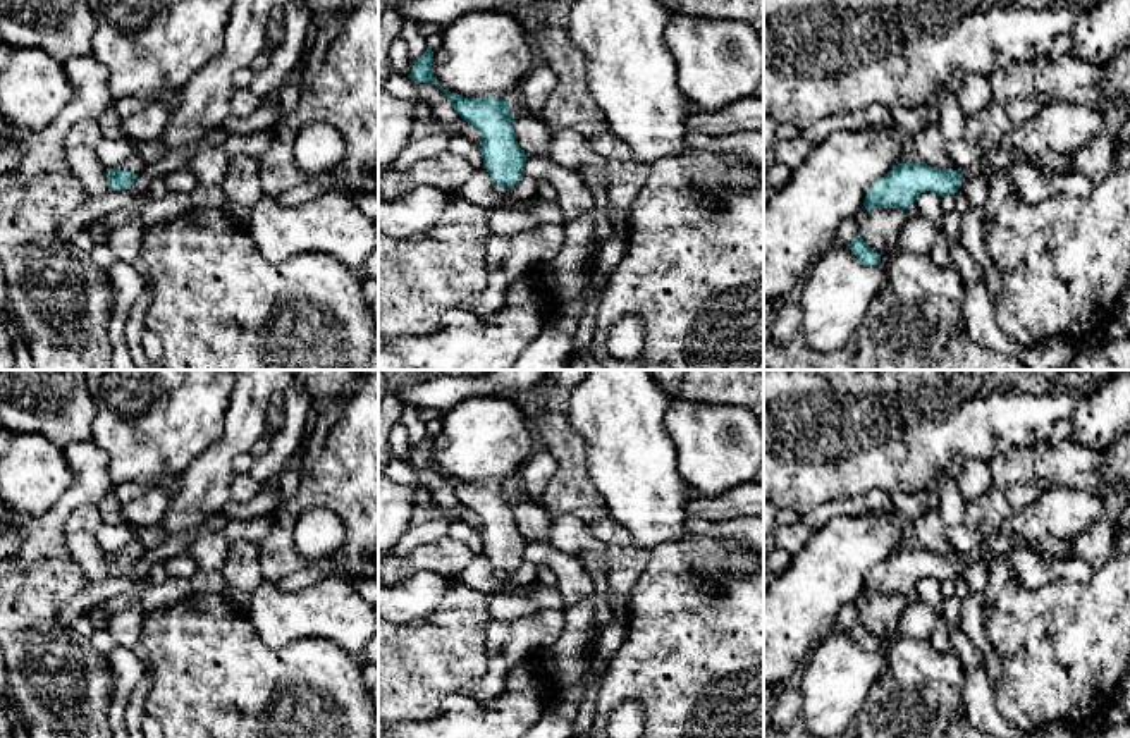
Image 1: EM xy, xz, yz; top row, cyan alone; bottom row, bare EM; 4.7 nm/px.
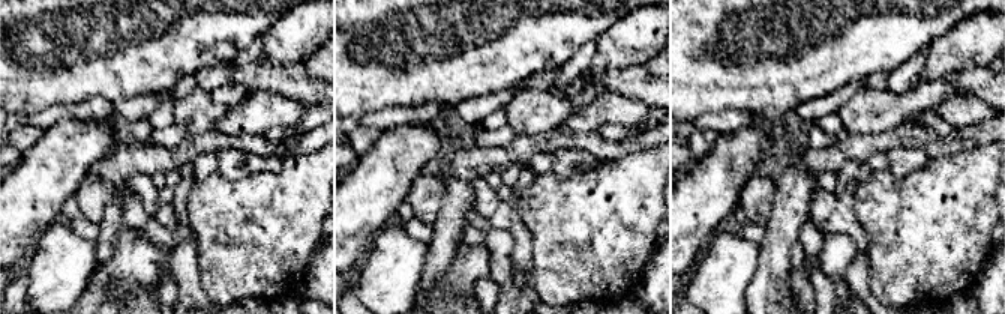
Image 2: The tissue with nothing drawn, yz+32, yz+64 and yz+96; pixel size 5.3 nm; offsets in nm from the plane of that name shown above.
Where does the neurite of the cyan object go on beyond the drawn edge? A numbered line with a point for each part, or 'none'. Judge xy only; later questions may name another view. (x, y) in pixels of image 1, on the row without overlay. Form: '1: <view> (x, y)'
1: xy (135, 547)

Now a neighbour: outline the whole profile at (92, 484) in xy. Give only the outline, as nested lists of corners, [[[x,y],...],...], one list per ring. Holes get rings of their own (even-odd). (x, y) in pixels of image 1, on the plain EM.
[[[93,440],[69,444],[64,456],[76,480],[52,509],[33,516],[7,506],[3,528],[22,530],[26,538],[15,554],[0,561],[0,645],[7,685],[29,738],[112,738],[112,664],[96,652],[91,638],[60,623],[58,609],[88,585],[81,566],[62,549],[60,532],[74,509],[98,504],[115,483],[105,451]]]

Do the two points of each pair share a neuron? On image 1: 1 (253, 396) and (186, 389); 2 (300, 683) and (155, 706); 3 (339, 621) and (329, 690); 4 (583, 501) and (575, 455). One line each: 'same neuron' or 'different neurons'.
1: different neurons
2: same neuron
3: different neurons
4: same neuron

